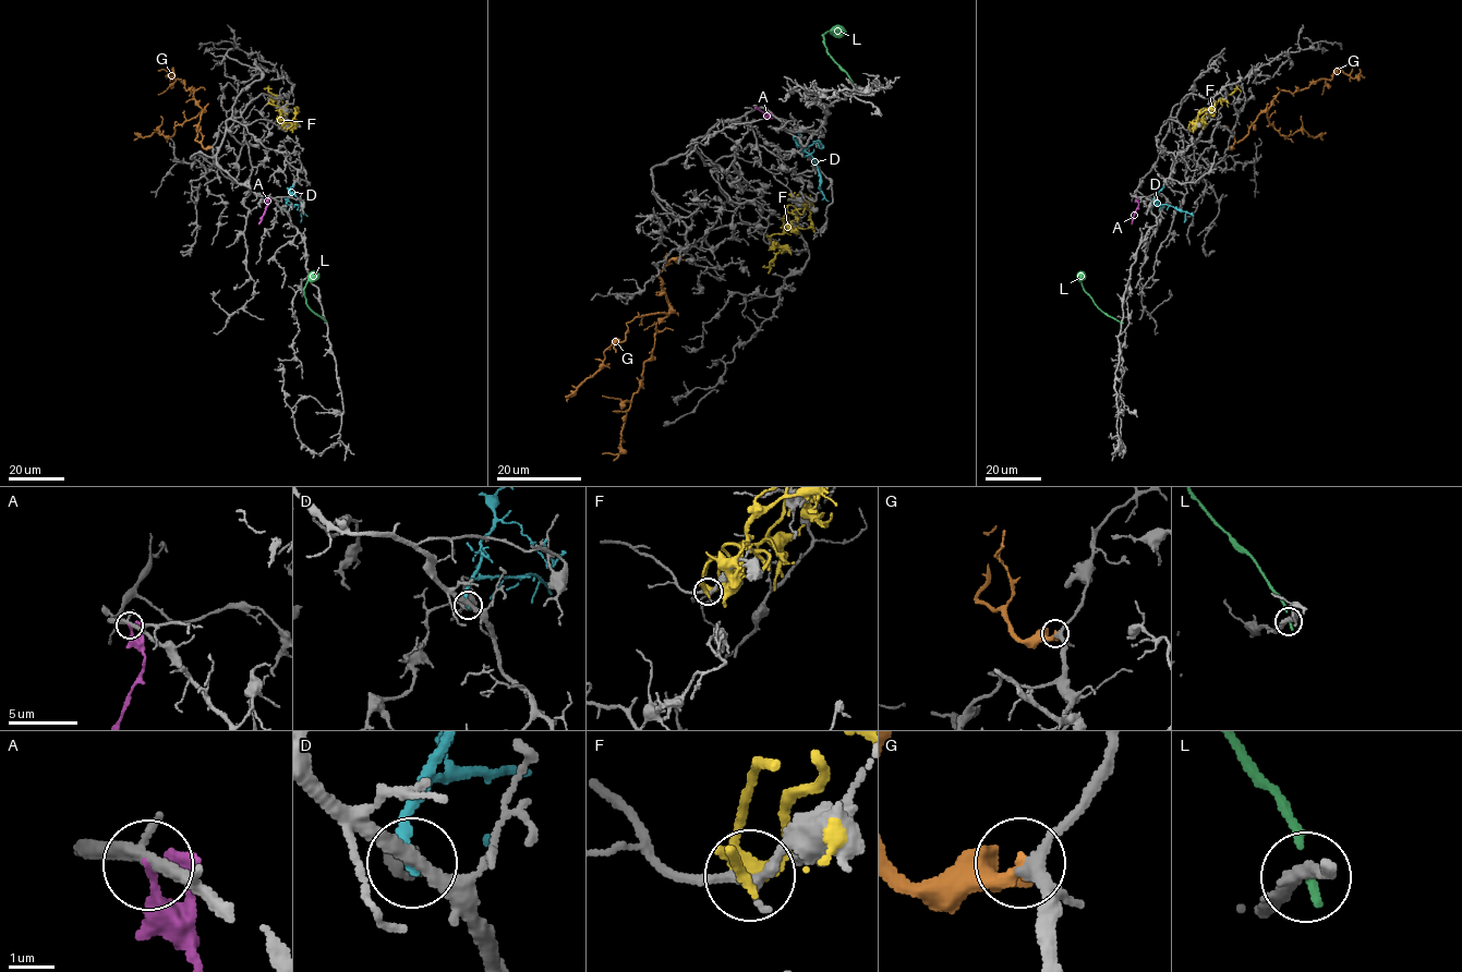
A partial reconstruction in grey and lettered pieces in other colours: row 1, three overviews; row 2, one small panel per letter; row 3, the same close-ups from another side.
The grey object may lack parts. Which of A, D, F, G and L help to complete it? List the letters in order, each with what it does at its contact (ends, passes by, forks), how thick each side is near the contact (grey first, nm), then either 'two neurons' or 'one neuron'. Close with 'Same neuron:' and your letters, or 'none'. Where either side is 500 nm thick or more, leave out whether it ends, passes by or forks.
A: it ends; calibres 280 and 180 nm; two neurons
D: it ends; calibres 280 and 240 nm; two neurons
F: it passes by; calibres 180 and 380 nm; two neurons
G: it ends; calibres 240 and 320 nm; one neuron
L: it ends; calibres 280 and 240 nm; two neurons
Same neuron: G

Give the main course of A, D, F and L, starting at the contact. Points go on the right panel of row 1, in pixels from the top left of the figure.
A: (1136, 197), (1138, 205), (1132, 223)
D: (1150, 210), (1155, 205), (1167, 204), (1185, 213), (1184, 222)
F: (1189, 129), (1194, 120), (1199, 126), (1205, 110), (1237, 89), (1241, 92)
L: (1121, 322), (1097, 306), (1085, 290), (1080, 271)

